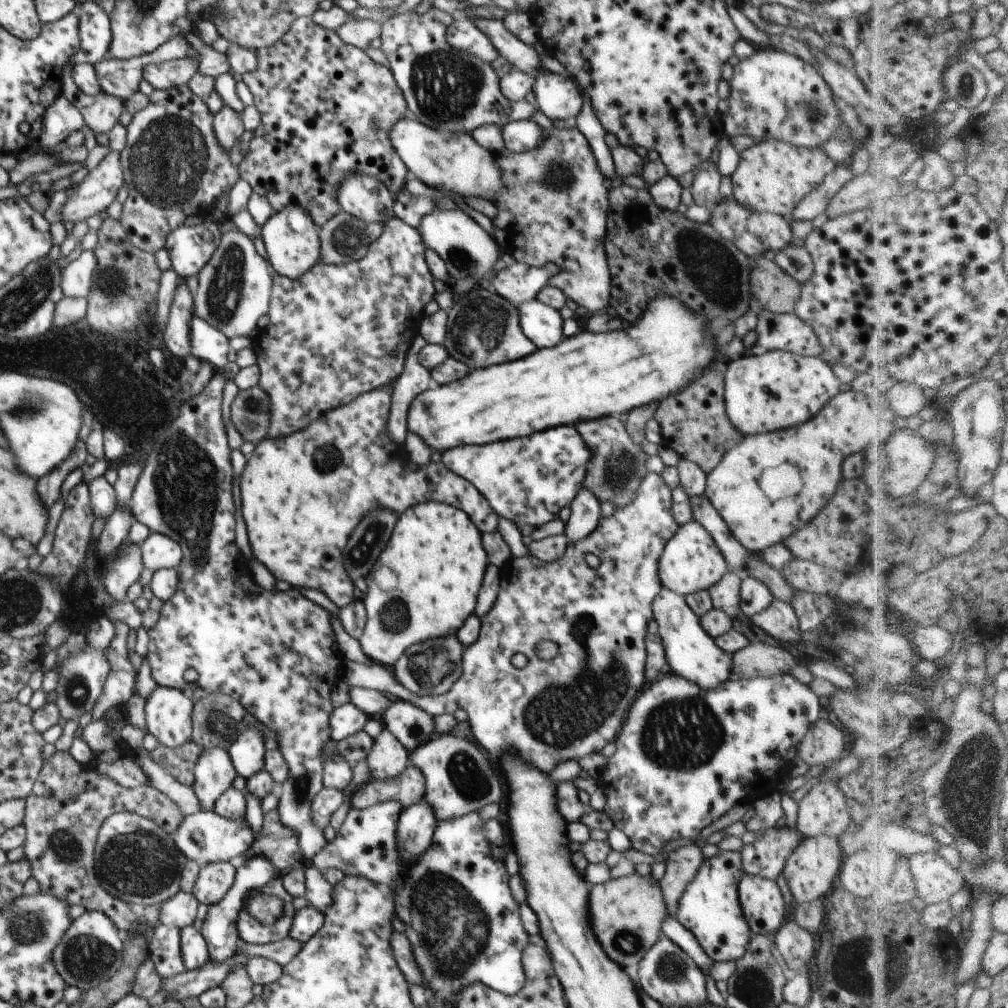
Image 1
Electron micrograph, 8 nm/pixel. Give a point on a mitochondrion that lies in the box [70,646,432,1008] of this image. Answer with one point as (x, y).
(140, 864)

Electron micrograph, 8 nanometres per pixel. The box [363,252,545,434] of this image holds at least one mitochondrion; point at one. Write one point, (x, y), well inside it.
(480, 328)

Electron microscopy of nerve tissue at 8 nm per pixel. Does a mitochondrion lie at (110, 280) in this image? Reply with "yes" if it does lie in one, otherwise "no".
yes

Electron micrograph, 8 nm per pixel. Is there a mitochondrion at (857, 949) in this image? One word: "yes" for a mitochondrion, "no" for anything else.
yes

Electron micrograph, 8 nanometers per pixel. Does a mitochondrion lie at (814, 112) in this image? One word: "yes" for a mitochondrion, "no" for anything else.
yes

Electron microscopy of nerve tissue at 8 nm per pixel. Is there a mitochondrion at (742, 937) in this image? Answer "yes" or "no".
no

